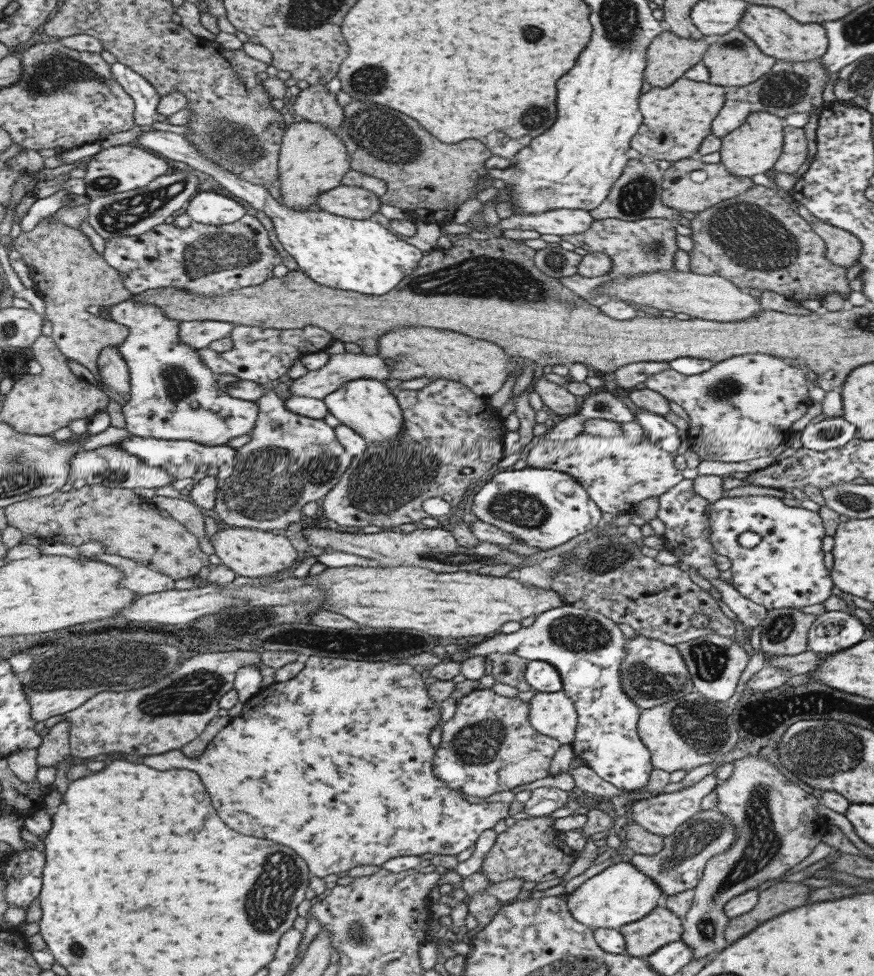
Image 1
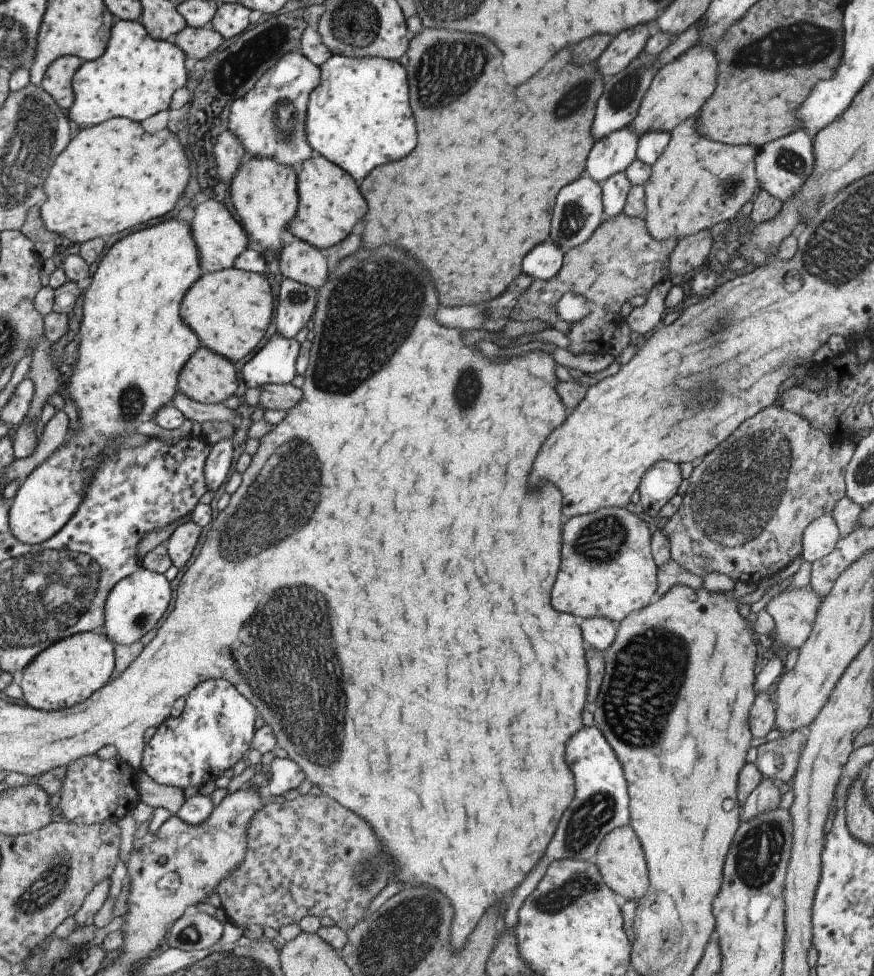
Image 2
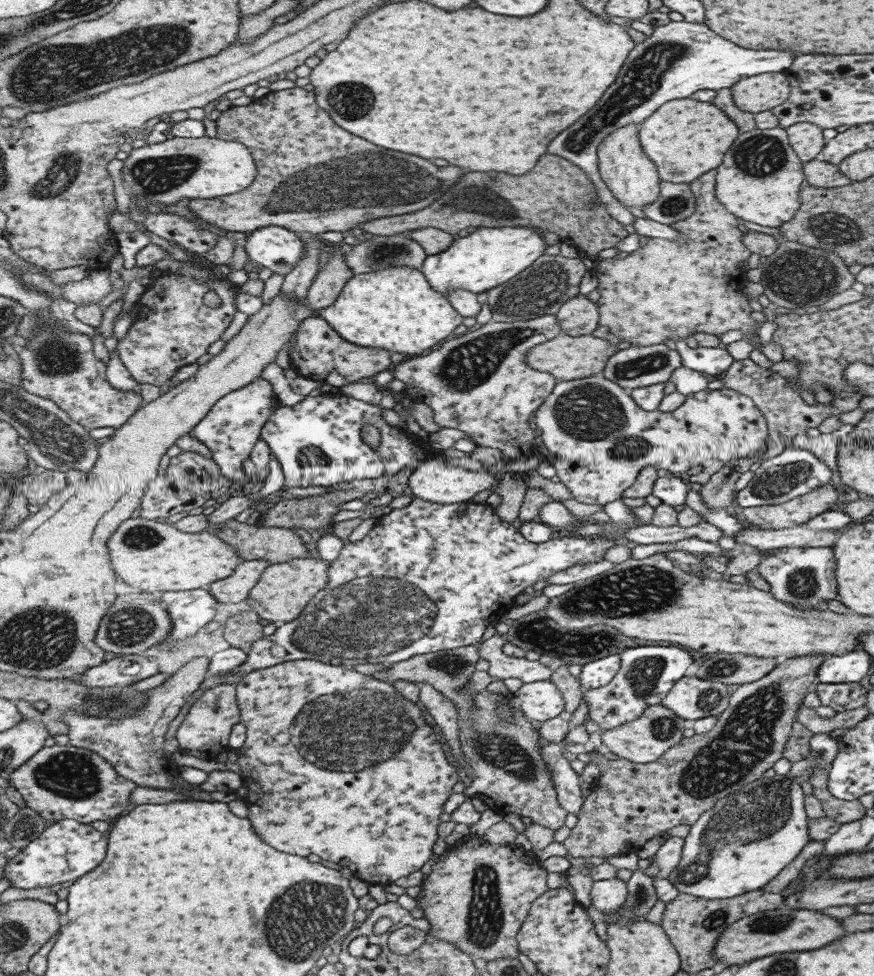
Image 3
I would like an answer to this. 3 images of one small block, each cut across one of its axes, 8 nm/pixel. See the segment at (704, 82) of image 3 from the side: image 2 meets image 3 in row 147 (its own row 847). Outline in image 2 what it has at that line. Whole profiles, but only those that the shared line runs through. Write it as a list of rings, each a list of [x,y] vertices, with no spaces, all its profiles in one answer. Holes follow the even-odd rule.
[[[587,726],[573,734],[573,738],[565,744],[565,760],[569,770],[575,778],[575,798],[569,804],[569,808],[563,814],[563,820],[559,822],[545,856],[531,868],[523,882],[513,891],[513,896],[503,913],[504,929],[509,930],[517,925],[517,911],[525,897],[530,894],[539,880],[542,878],[549,862],[557,858],[573,858],[577,860],[593,861],[597,847],[611,830],[630,824],[629,800],[627,800],[627,783],[621,768],[617,762],[616,754],[611,750],[603,735],[594,726]],[[561,828],[563,828],[563,844],[561,844]]]

